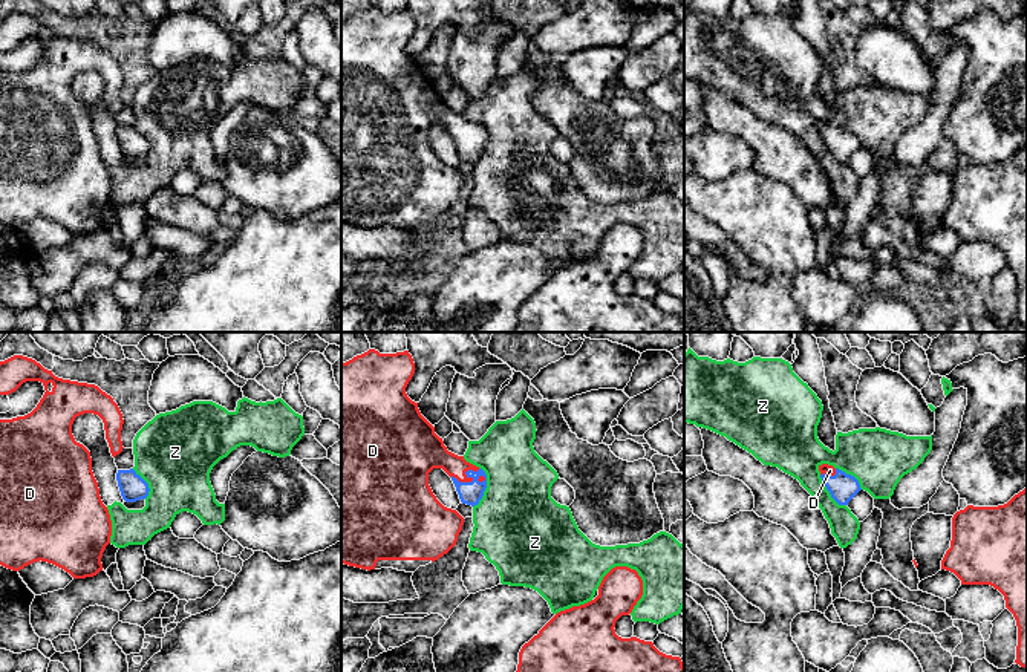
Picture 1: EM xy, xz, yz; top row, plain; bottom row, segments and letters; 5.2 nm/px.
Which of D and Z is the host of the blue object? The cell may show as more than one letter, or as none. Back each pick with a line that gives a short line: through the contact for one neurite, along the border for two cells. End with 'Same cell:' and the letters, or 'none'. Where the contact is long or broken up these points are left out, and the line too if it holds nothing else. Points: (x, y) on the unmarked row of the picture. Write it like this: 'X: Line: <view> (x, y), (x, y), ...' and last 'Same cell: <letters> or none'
D: Line: xz (470, 150), (472, 138), (455, 123), (433, 110)
Same cell: D

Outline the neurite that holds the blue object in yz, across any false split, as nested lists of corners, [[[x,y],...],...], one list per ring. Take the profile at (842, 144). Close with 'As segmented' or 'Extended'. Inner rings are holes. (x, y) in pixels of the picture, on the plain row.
[[[819,122],[822,139],[839,162],[848,159],[862,147],[859,138],[833,122]]]. Extended

